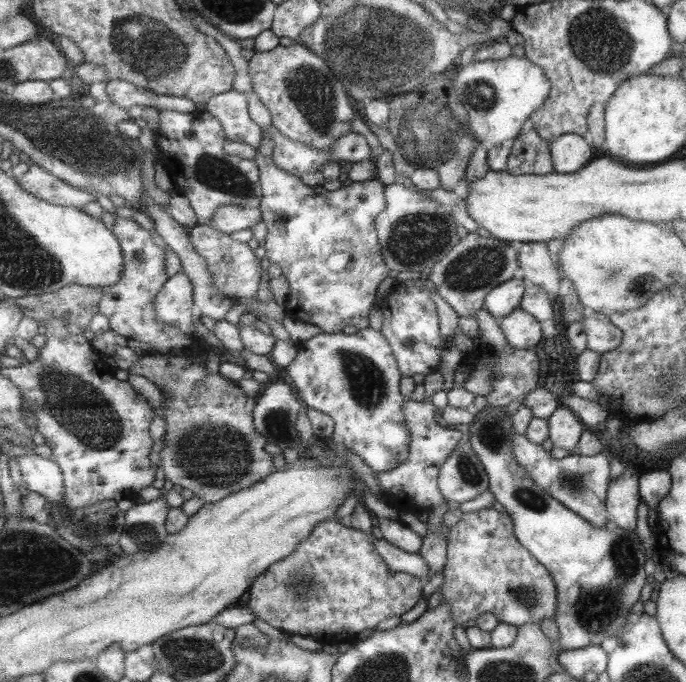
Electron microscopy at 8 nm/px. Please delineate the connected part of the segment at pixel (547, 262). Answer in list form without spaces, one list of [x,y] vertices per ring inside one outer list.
[[[523,243],[519,245],[518,262],[524,271],[523,278],[526,282],[532,282],[536,286],[543,288],[544,292],[550,294],[552,298],[560,294],[560,281],[562,280],[562,273],[557,268],[556,259],[554,255],[548,251],[547,243]]]

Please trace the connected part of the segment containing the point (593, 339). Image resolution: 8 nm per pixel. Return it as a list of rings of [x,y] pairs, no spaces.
[[[588,312],[582,320],[584,334],[587,337],[587,348],[594,352],[615,352],[622,342],[623,334],[604,313]]]

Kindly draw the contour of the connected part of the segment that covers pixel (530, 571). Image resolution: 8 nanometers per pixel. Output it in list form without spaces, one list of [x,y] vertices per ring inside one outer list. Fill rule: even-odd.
[[[498,507],[462,513],[456,526],[451,527],[447,542],[444,583],[438,592],[458,626],[486,613],[517,627],[554,618],[558,596],[554,578],[517,540],[508,513],[499,512]]]

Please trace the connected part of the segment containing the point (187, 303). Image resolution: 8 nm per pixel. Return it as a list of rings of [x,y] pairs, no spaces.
[[[184,272],[172,277],[158,295],[156,301],[158,320],[180,328],[186,334],[196,335],[194,314],[198,313],[195,302],[195,284]]]

